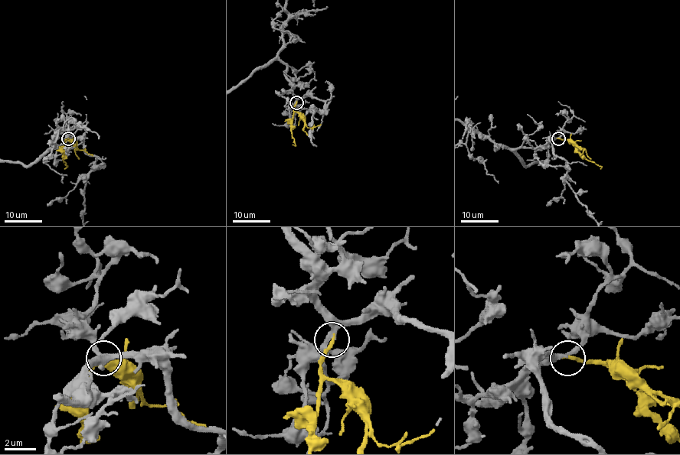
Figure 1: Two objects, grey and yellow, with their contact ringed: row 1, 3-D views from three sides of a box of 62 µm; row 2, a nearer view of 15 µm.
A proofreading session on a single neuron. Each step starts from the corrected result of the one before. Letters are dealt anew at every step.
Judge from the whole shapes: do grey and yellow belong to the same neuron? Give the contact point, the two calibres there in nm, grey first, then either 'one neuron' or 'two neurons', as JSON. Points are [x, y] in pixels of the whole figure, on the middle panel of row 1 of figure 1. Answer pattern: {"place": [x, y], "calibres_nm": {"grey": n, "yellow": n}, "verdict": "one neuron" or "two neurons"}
{"place": [296, 102], "calibres_nm": {"grey": 280, "yellow": 240}, "verdict": "one neuron"}

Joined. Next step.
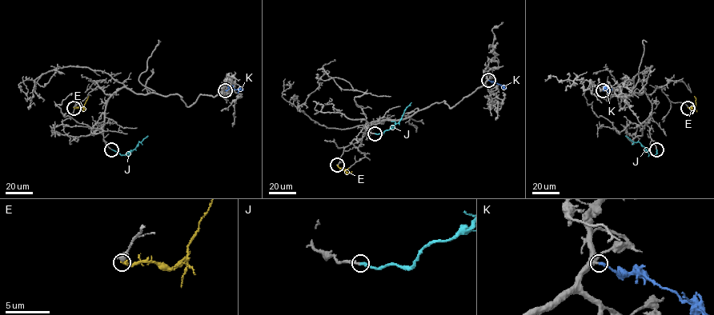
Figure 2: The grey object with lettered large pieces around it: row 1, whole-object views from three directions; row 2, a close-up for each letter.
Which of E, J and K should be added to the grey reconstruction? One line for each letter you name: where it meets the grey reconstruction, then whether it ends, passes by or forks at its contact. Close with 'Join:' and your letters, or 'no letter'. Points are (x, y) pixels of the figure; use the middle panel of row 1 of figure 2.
J: contact (375, 133); it ends
K: contact (488, 80); it ends
Join: J, K

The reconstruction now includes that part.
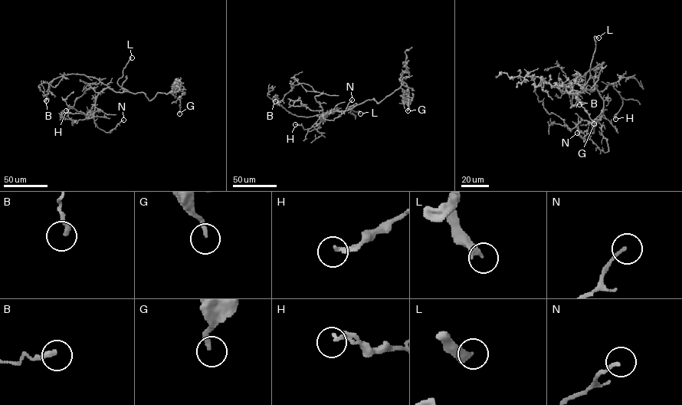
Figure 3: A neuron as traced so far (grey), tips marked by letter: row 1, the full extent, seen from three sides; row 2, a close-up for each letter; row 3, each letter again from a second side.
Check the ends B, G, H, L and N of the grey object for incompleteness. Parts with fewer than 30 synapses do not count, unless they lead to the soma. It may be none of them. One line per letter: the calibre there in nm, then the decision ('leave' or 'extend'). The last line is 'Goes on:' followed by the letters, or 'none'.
B: 240 nm | leave
G: 180 nm | leave
H: 190 nm | leave
L: 360 nm | extend
N: 140 nm | leave
Goes on: L

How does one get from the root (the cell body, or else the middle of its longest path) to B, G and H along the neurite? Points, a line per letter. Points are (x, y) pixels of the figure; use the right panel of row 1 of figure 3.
B: (595, 88), (595, 71), (603, 63), (575, 80), (572, 105), (579, 104)
G: (595, 88), (576, 91), (581, 103), (572, 91), (562, 93), (559, 87), (572, 83), (578, 100), (594, 123)
H: (595, 88), (595, 83), (598, 91), (602, 91), (613, 83), (623, 103), (615, 119)

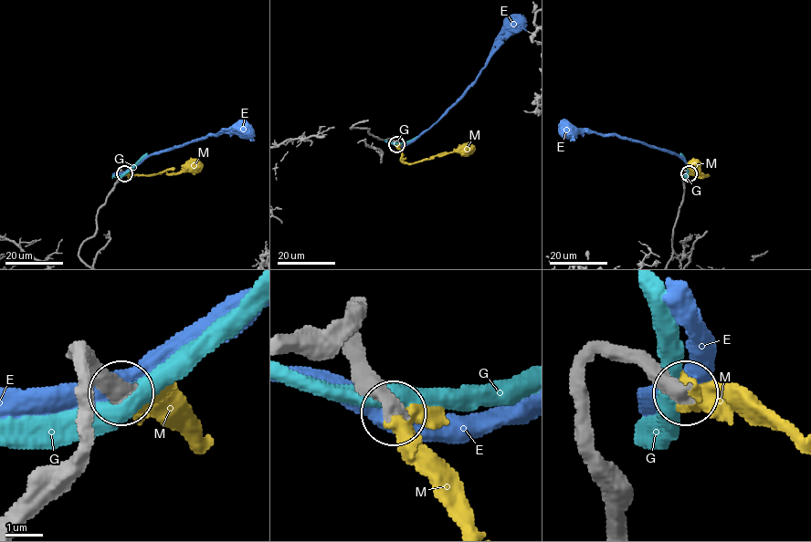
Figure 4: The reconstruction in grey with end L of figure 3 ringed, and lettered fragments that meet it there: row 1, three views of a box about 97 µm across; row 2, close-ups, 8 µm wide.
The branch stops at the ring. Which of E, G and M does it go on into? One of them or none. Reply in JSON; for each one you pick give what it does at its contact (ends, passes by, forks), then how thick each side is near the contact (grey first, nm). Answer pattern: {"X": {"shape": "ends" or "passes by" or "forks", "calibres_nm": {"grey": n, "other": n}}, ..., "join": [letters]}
{"M": {"shape": "passes by", "calibres_nm": {"grey": 480, "other": 440}}, "join": ["M"]}

